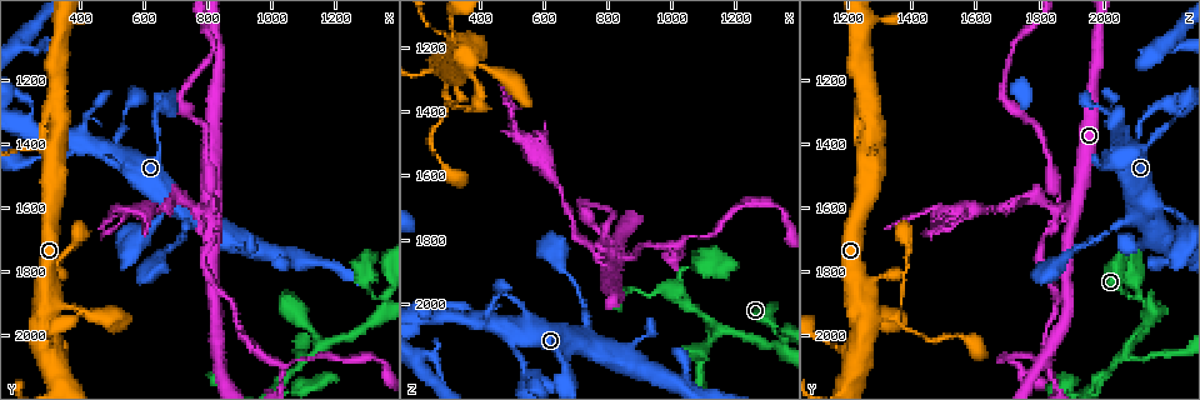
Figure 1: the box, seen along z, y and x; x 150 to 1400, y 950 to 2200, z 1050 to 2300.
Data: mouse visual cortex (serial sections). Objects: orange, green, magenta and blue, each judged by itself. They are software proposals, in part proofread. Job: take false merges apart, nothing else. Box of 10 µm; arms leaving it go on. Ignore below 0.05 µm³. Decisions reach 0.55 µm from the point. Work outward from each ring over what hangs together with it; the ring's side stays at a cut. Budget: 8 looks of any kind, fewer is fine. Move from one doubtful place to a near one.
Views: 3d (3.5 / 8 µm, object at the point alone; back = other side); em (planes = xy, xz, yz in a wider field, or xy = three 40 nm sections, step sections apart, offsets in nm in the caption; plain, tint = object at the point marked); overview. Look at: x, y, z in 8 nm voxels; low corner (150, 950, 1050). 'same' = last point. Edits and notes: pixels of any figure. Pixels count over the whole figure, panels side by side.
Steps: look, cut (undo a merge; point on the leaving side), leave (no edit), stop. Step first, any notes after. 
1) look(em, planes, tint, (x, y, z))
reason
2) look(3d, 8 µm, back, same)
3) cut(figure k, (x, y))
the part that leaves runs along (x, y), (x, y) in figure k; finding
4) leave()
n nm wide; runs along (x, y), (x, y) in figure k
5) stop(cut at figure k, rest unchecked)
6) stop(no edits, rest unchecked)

look(3d, 3.5 µm, (1170, 2020, 2080))
four or more arms meet

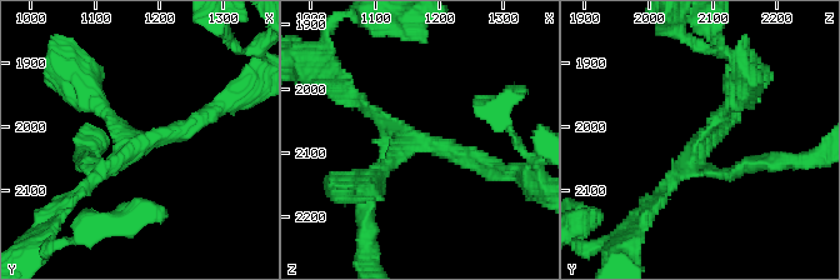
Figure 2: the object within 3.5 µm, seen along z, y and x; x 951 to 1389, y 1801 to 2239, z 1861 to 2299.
look(em, xy, step 1, tint, (1165, 2025, 2080))
4 arms; arms of 150, 200, 200, 200 nm

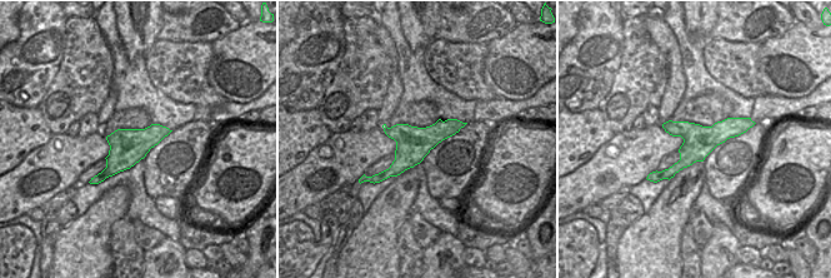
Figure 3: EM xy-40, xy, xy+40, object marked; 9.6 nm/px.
leave()
runs along (210, 114), (130, 148), (76, 194) in figure 2; one cell here

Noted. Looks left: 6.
look(3d, 3.5 µm, (820, 1610, 1900))

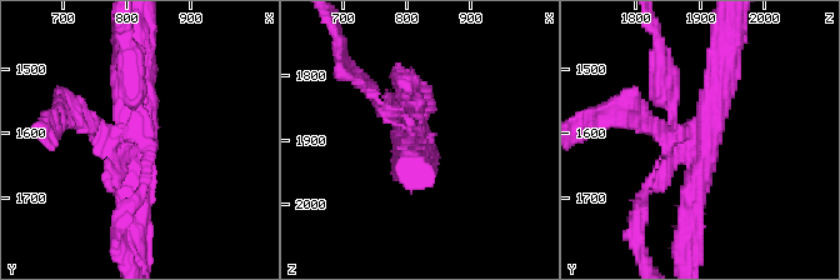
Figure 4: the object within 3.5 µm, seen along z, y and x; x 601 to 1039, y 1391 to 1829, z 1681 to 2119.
look(em, xy, step 2, tint, (810, 1610, 1890))

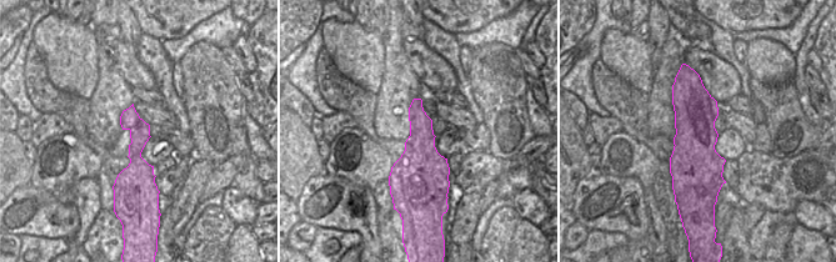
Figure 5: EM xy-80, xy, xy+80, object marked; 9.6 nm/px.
cut(figure 4, (651, 185))
border along (148, 137), (130, 159) in figure 5; two cells meet here

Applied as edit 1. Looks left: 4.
look(3d, 8 µm, (390, 1400, 2040))
four arms meet

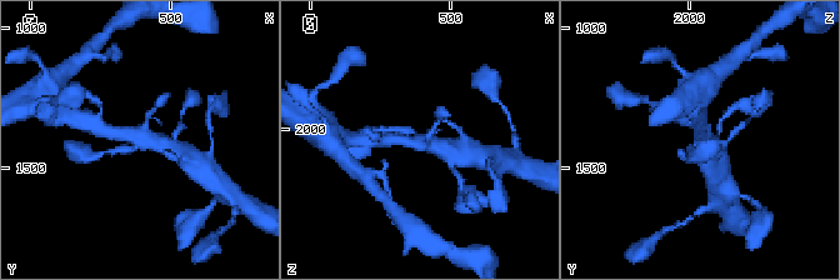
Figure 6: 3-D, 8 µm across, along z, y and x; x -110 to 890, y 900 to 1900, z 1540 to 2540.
look(em, xy, step 5, tint, same)

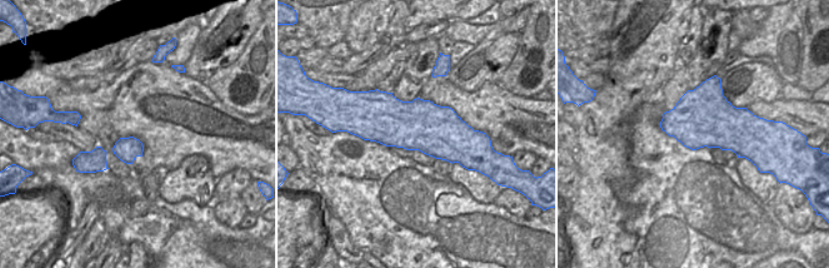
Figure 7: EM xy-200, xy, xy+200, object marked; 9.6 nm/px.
leave()
500 nm wide; runs along (170, 149), (158, 140), (105, 130) in figure 6; one cell here

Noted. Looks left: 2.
stop(cut at figure 4, rest unchecked)

